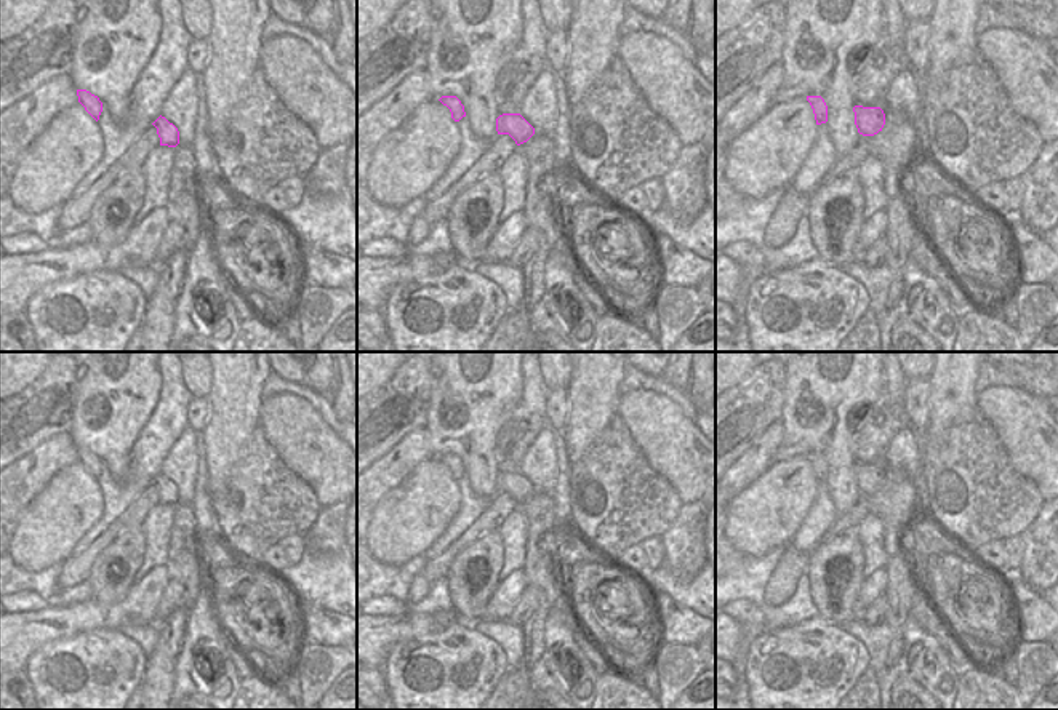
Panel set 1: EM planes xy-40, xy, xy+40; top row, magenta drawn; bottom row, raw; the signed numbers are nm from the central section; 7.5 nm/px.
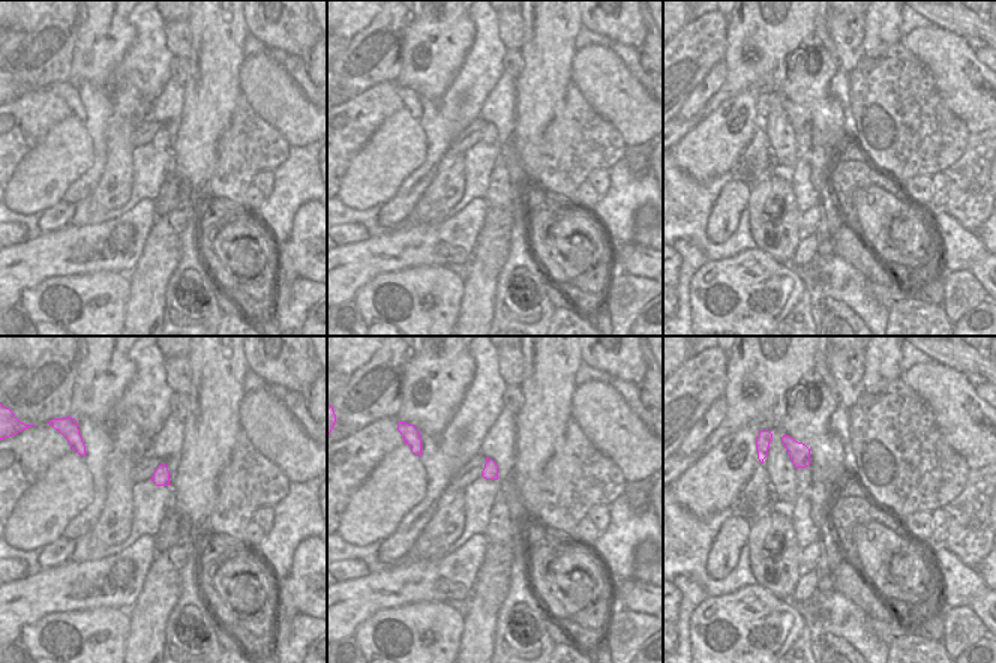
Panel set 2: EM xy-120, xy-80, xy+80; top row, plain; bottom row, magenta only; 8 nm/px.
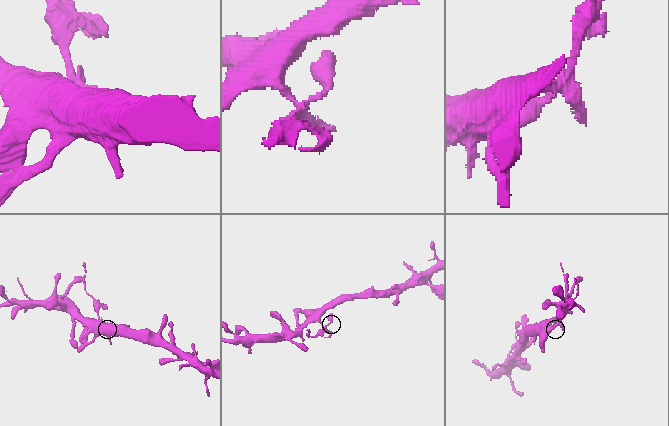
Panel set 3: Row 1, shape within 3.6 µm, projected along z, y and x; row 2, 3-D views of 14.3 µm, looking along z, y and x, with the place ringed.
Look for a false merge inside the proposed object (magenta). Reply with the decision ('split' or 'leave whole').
split

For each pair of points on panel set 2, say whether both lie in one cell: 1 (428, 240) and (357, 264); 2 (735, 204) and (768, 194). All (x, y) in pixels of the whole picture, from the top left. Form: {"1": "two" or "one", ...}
{"1": "one", "2": "two"}

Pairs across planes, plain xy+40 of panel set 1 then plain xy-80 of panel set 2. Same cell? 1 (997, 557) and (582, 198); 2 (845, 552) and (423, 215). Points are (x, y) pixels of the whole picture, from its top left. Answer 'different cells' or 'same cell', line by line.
1: same cell
2: same cell

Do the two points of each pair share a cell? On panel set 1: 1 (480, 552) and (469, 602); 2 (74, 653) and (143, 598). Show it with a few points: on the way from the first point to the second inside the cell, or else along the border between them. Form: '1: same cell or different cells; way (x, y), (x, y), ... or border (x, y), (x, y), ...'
1: same cell; way (466, 560), (461, 578), (468, 587)
2: different cells; border (119, 629), (82, 630), (68, 638)

